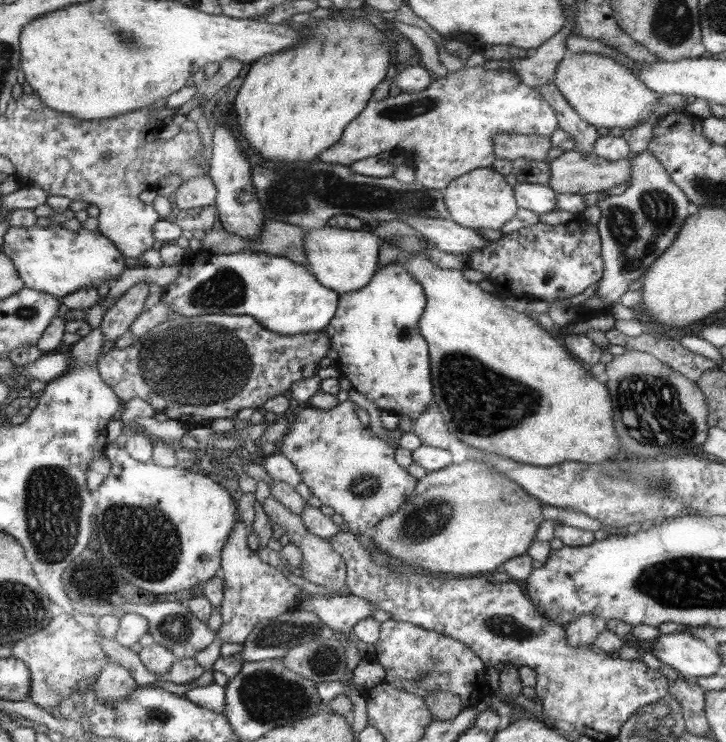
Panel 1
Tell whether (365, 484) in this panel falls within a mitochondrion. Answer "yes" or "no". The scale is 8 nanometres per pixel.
yes

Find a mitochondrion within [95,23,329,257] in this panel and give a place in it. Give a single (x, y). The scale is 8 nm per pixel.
(126, 37)

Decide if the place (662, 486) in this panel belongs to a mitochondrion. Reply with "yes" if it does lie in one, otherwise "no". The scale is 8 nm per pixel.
yes

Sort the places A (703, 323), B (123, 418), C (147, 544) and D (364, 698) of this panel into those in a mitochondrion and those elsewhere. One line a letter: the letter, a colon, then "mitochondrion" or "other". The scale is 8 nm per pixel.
A: other
B: other
C: mitochondrion
D: other

